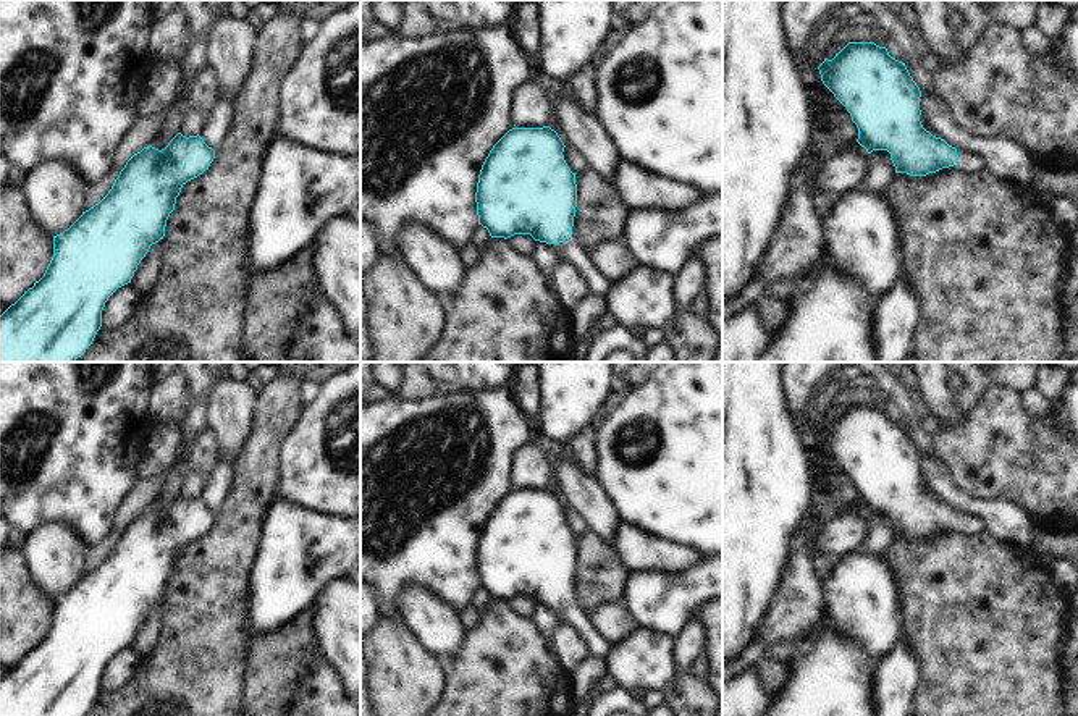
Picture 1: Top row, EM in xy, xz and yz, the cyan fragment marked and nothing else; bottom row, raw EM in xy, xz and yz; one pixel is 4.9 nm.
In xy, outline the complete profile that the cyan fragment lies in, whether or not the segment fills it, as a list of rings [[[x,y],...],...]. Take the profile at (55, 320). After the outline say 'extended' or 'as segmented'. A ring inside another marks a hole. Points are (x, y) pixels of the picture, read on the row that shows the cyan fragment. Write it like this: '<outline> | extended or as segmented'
[[[178,133],[165,149],[152,145],[134,154],[120,171],[108,194],[63,233],[53,236],[53,257],[44,276],[0,315],[0,362],[74,362],[92,344],[102,326],[108,297],[131,283],[150,246],[163,239],[170,213],[181,187],[208,170],[215,150],[197,136]]] | as segmented

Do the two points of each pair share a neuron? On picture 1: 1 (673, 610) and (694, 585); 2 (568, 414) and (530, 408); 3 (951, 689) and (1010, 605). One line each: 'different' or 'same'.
1: same
2: different
3: same

